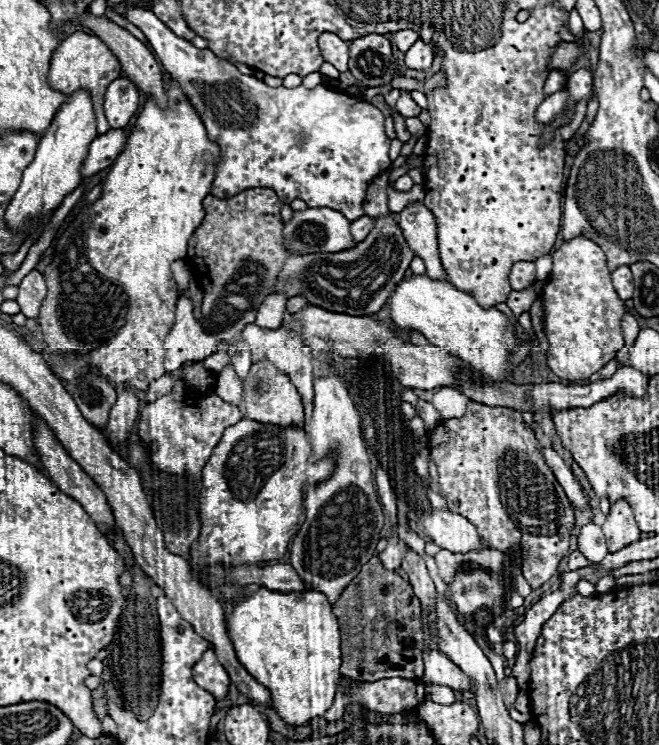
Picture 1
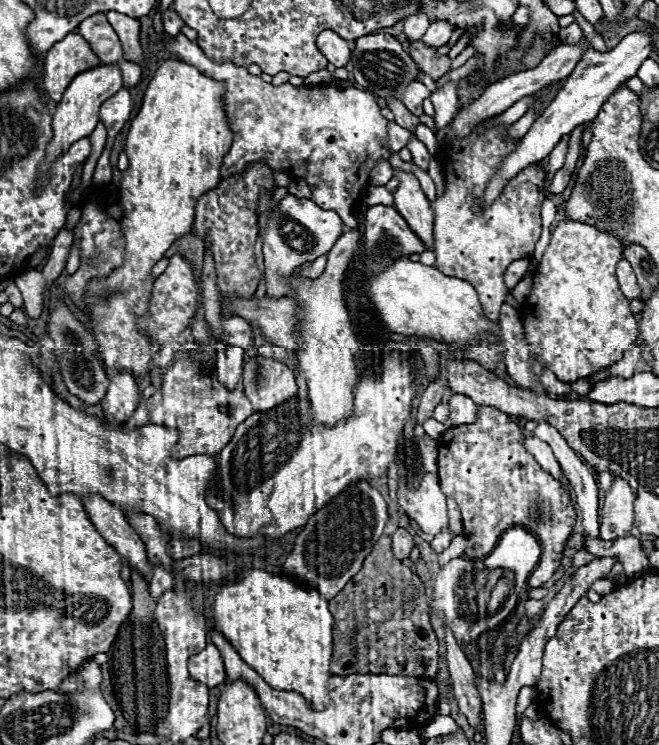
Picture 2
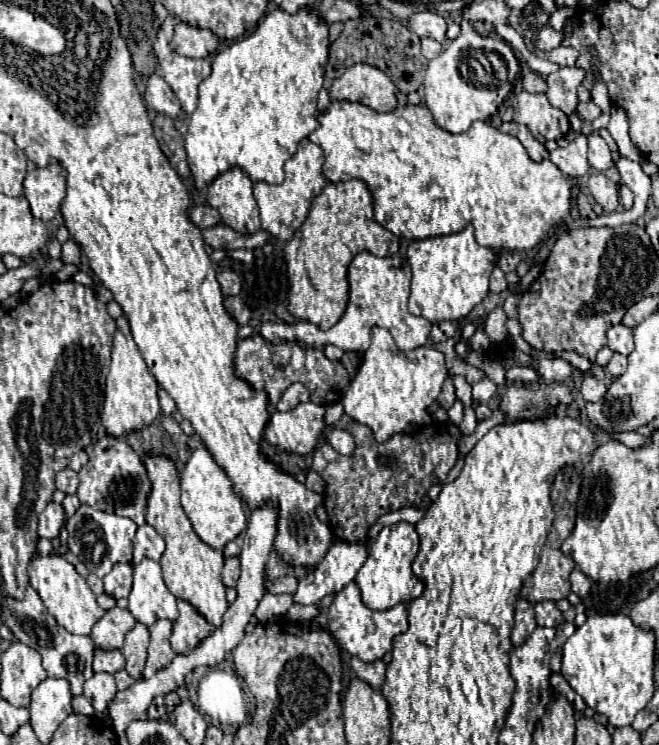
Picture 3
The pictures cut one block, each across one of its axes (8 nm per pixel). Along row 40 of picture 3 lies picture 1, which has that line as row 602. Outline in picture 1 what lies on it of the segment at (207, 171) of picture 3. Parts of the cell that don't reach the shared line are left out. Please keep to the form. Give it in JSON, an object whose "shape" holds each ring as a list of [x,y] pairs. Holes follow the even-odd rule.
{"shape":[[[262,586],[254,594],[234,602],[226,628],[240,664],[270,690],[274,708],[286,724],[304,726],[332,706],[340,678],[340,632],[330,602],[322,592],[278,592]]]}

